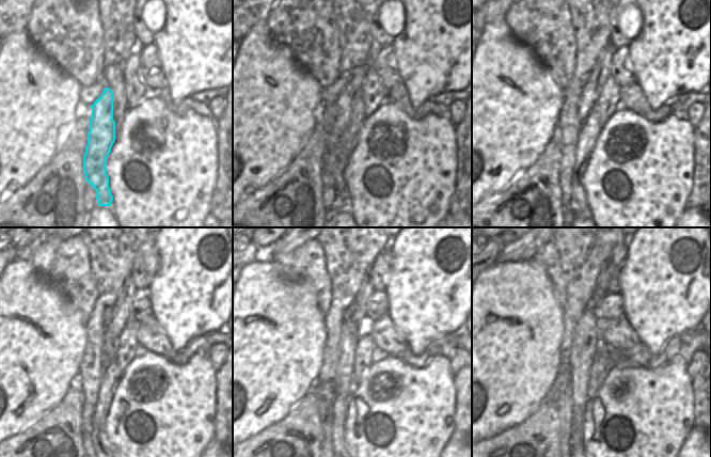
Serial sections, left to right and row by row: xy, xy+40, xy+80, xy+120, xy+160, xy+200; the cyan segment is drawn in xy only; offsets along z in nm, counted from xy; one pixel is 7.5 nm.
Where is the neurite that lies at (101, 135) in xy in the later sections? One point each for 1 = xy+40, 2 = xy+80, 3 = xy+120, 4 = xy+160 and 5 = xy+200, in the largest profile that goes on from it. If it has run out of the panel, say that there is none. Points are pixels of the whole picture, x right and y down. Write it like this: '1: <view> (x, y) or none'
1: xy+40 (344, 104)
2: xy+80 (593, 89)
3: xy+120 (122, 310)
4: xy+160 (366, 289)
5: xy+200 (617, 256)

